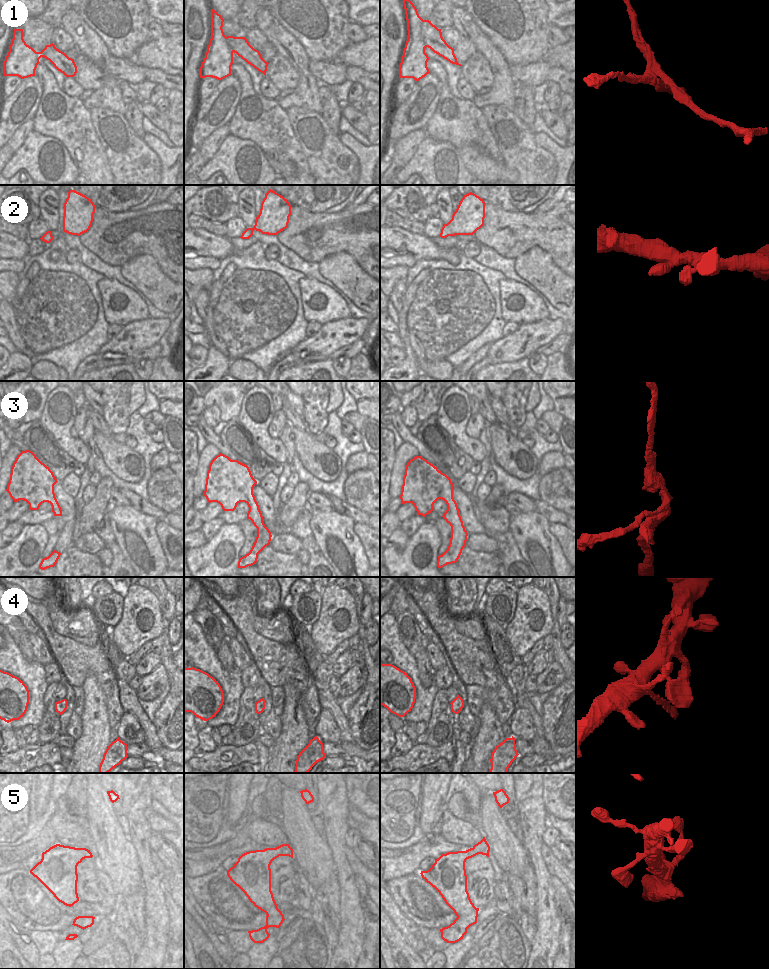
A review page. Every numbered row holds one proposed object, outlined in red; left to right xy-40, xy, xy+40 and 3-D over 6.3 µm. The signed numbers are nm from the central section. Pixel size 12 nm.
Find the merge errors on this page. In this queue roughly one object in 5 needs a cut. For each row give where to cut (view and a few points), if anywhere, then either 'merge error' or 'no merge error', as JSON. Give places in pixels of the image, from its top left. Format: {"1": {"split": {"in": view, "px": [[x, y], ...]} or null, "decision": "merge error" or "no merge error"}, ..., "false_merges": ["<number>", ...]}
{"1": {"split": {"in": "xy+40", "px": [[407, 40], [415, 40], [420, 34], [426, 46]]}, "decision": "merge error"}, "2": {"split": null, "decision": "no merge error"}, "3": {"split": null, "decision": "no merge error"}, "4": {"split": null, "decision": "no merge error"}, "5": {"split": null, "decision": "no merge error"}, "false_merges": ["1"]}

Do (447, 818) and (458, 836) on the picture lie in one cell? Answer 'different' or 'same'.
same

